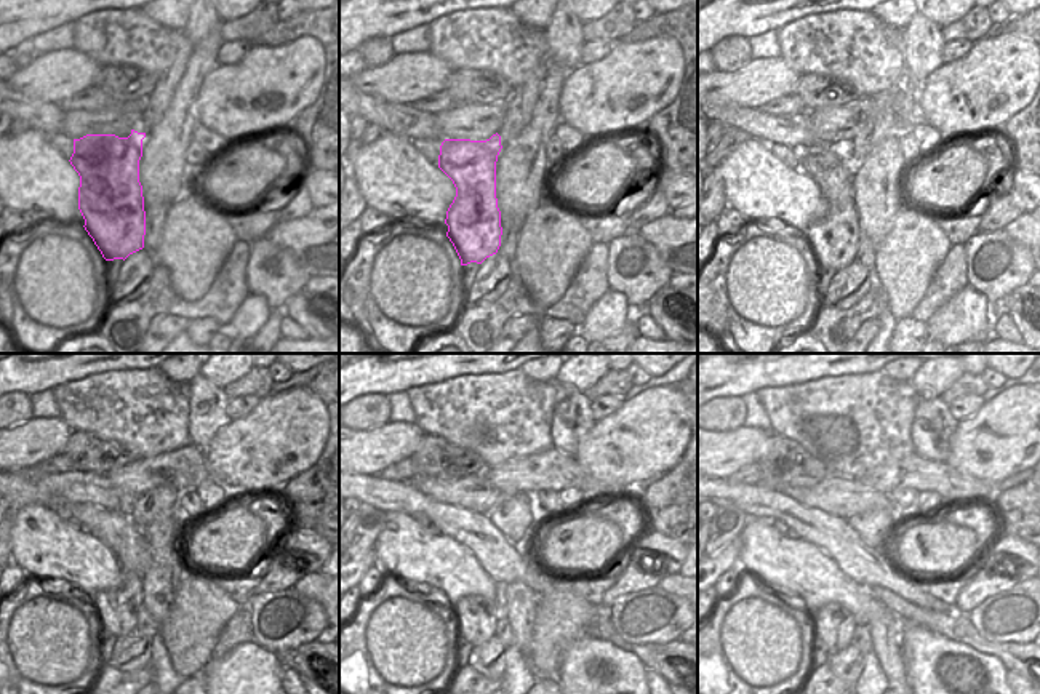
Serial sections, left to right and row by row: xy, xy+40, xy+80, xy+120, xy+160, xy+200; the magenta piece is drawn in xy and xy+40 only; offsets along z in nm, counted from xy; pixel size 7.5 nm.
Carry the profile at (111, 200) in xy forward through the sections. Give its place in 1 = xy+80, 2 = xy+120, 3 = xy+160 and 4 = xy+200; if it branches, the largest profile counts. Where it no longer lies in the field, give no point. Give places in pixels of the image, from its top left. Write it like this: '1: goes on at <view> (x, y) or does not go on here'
1: goes on at xy+80 (834, 240)
2: goes on at xy+120 (117, 610)
3: goes on at xy+160 (476, 618)
4: goes on at xy+200 (836, 626)

